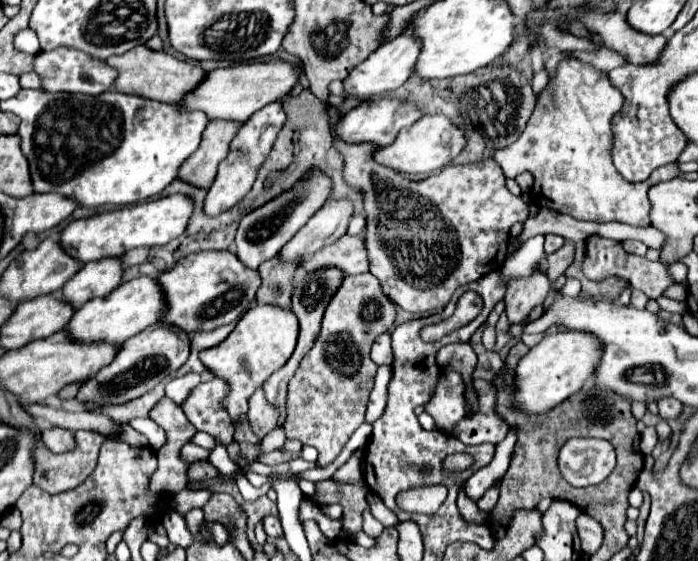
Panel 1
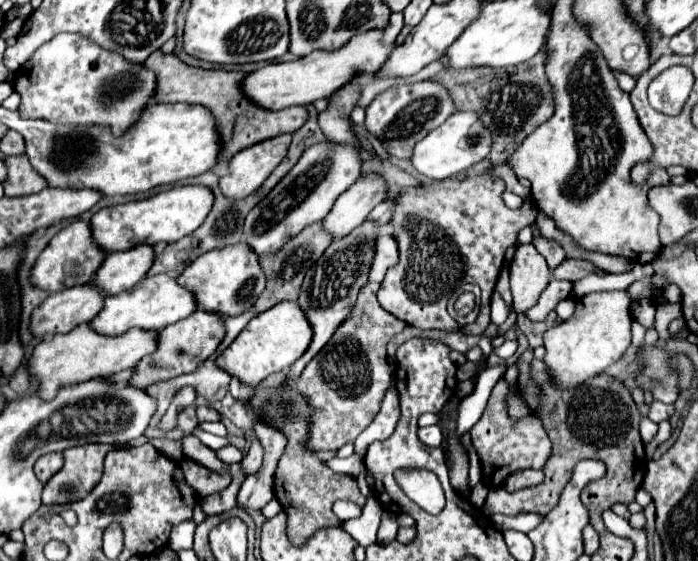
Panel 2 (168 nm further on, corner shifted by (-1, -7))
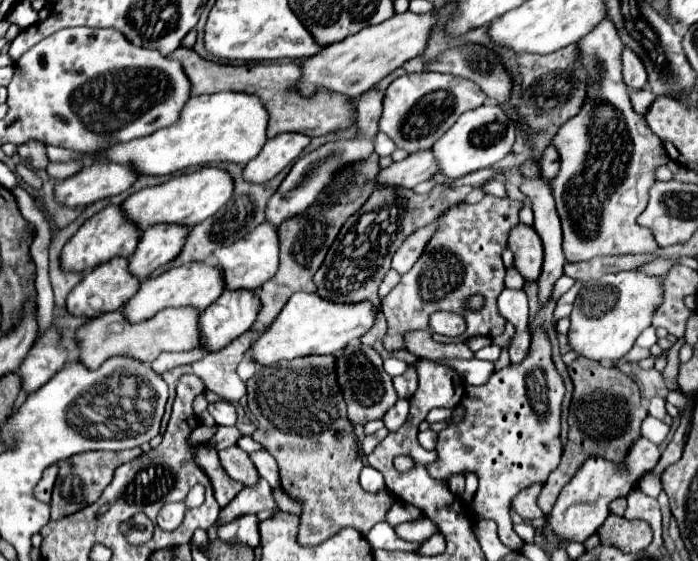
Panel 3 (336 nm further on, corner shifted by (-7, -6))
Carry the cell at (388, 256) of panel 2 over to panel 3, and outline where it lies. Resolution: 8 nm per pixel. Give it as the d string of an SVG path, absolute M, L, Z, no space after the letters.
M427 225L423 229L419 229L417 233L413 233L413 237L409 237L409 241L405 241L405 245L401 245L401 249L397 249L397 253L393 255L393 269L397 273L407 273L415 261L423 255L429 239L435 235L437 225Z

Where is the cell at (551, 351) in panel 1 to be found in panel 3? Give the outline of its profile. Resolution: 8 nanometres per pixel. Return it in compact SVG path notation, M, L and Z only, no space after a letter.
M621 271L583 283L583 289L579 291L569 315L571 349L581 357L589 357L593 361L613 363L621 359L635 345L639 333L651 325L653 313L661 305L661 299L663 277L645 275L641 271Z

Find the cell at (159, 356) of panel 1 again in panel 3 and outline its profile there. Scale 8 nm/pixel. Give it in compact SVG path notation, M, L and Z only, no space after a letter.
M225 289L223 295L201 315L199 327L203 347L209 351L219 351L229 345L255 323L259 309L261 299L255 295L255 291Z

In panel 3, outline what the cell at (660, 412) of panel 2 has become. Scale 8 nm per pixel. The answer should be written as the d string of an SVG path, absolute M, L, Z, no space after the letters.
M653 397L653 399L649 401L649 415L661 419L661 421L667 423L667 425L671 425L671 417L669 417L669 413L667 413L667 409L665 409L665 399L661 399L661 397Z

